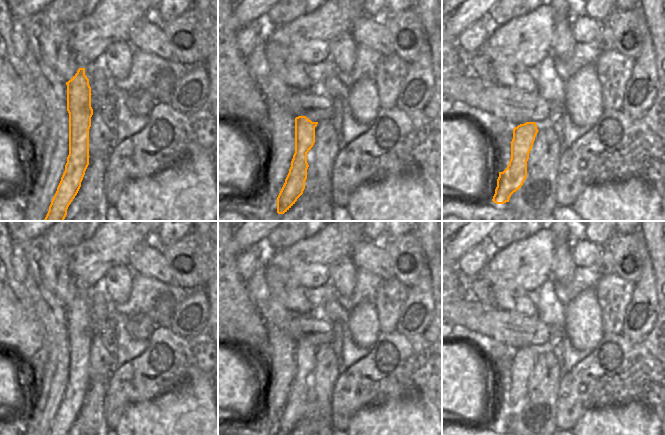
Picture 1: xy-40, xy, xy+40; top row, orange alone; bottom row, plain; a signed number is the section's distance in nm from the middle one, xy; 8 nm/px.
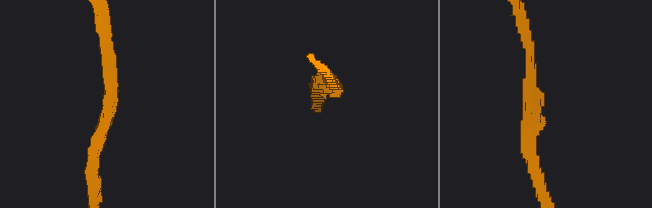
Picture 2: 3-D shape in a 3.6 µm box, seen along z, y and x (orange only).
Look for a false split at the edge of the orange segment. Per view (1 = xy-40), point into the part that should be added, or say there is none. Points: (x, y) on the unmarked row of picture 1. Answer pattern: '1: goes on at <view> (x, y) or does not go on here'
1: does not go on here

